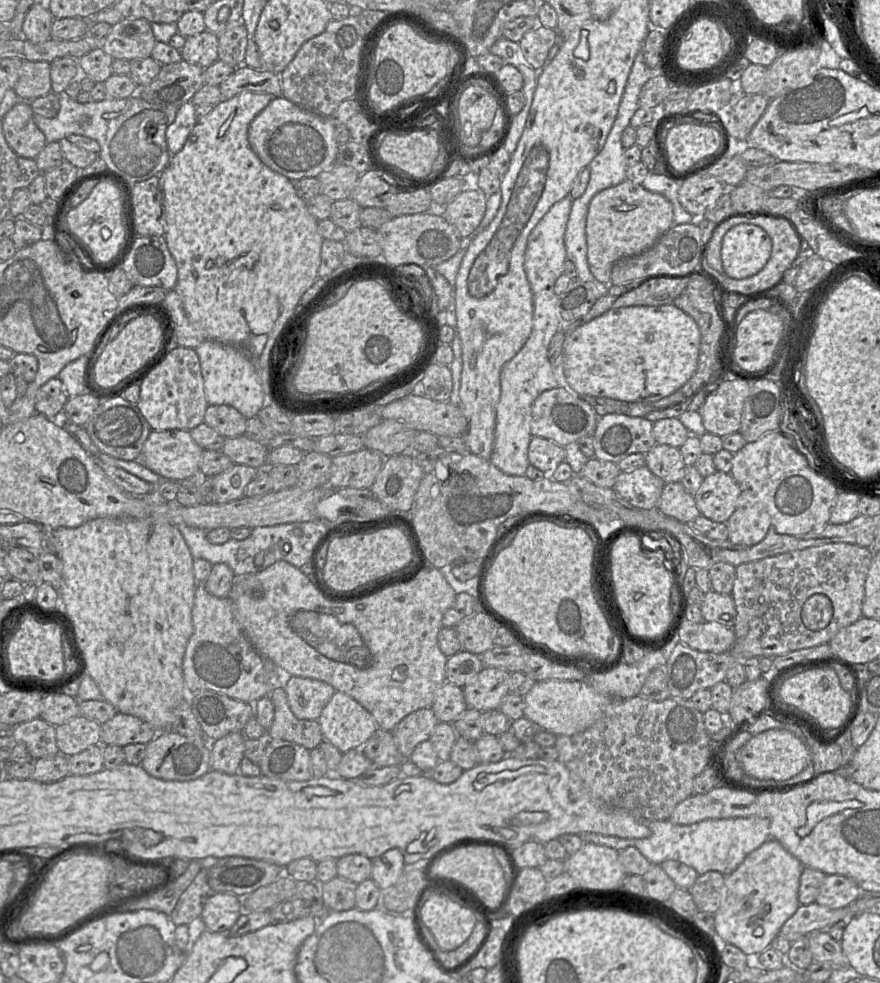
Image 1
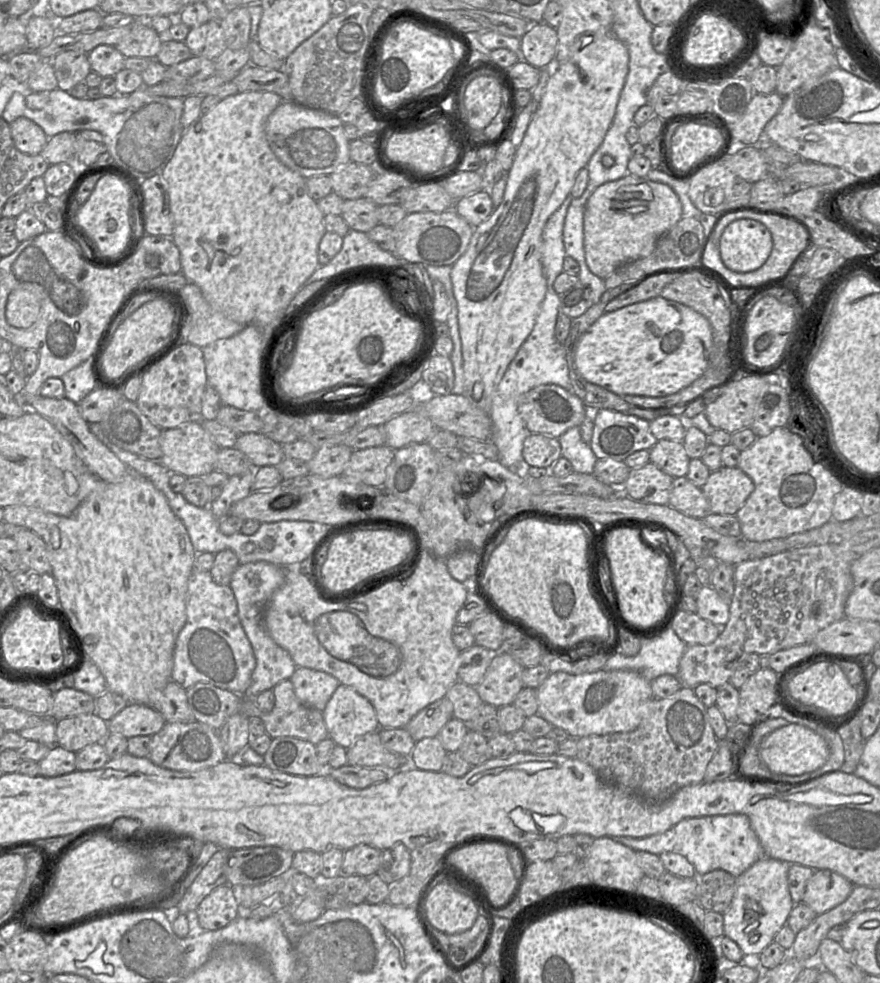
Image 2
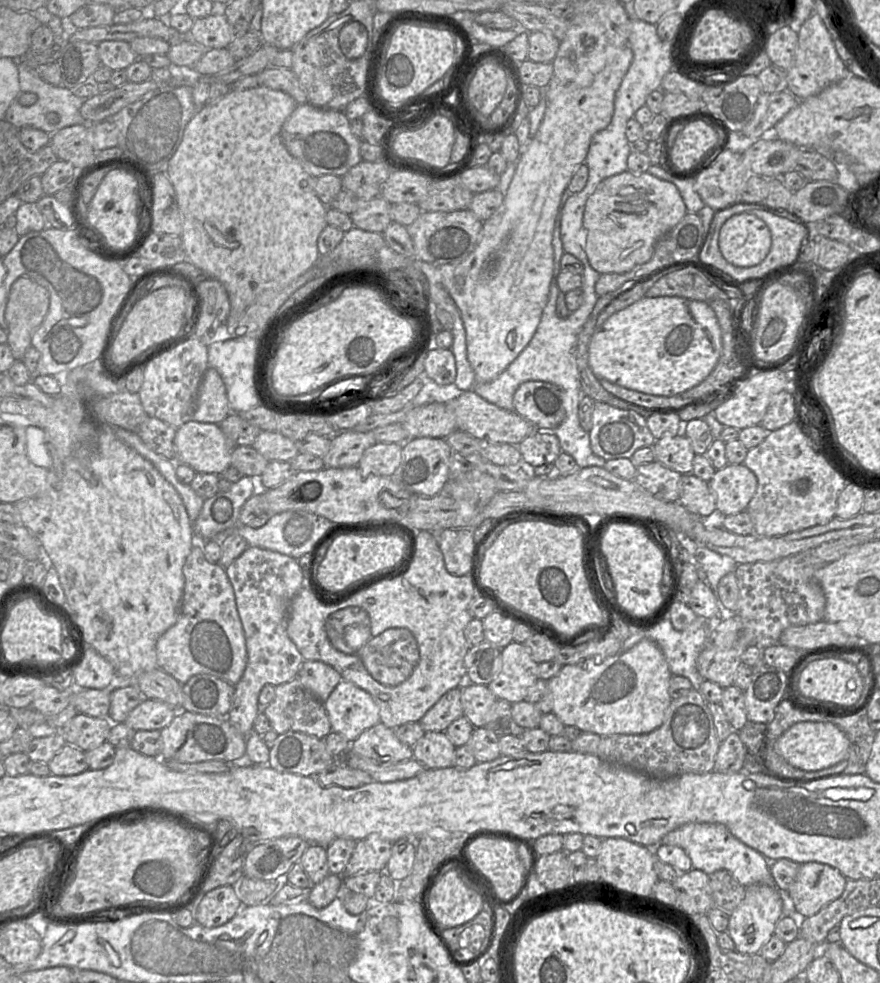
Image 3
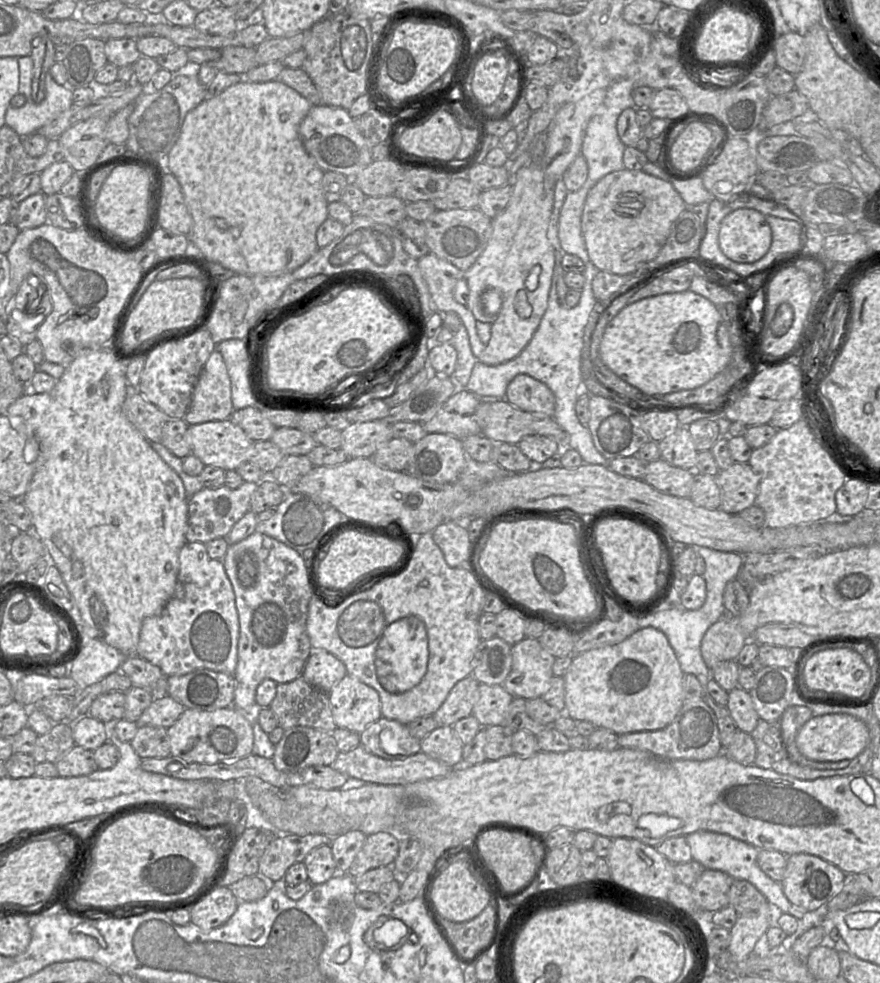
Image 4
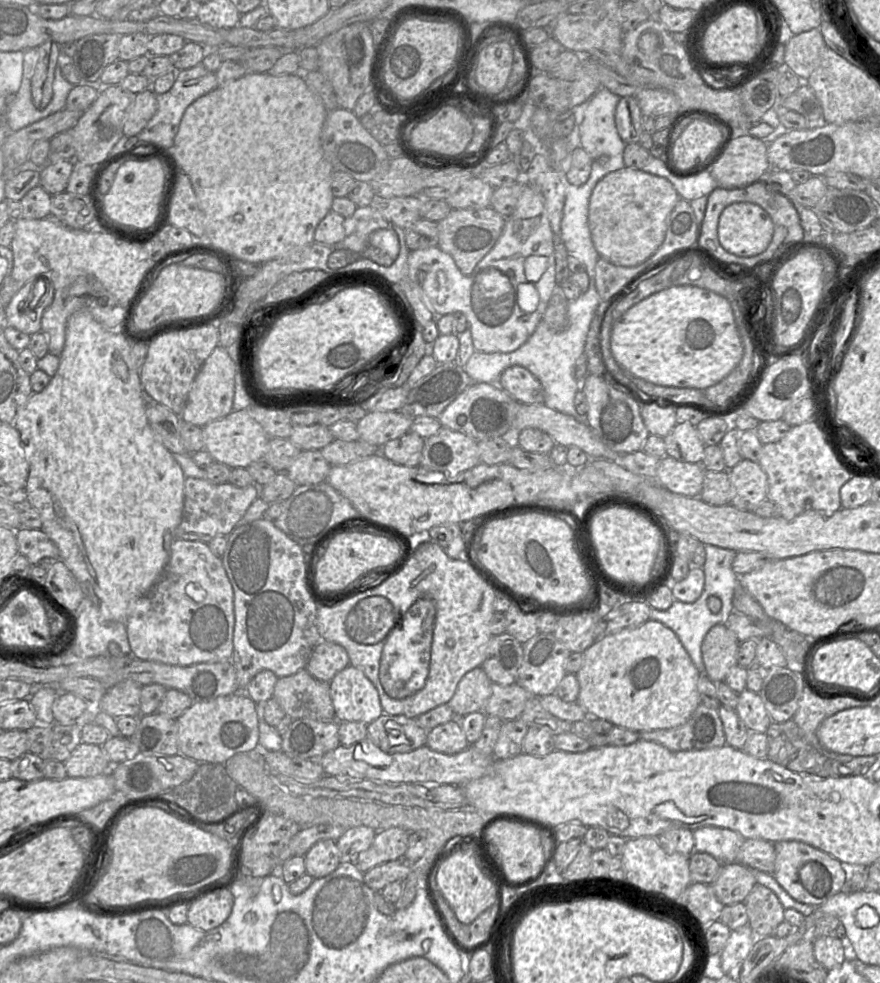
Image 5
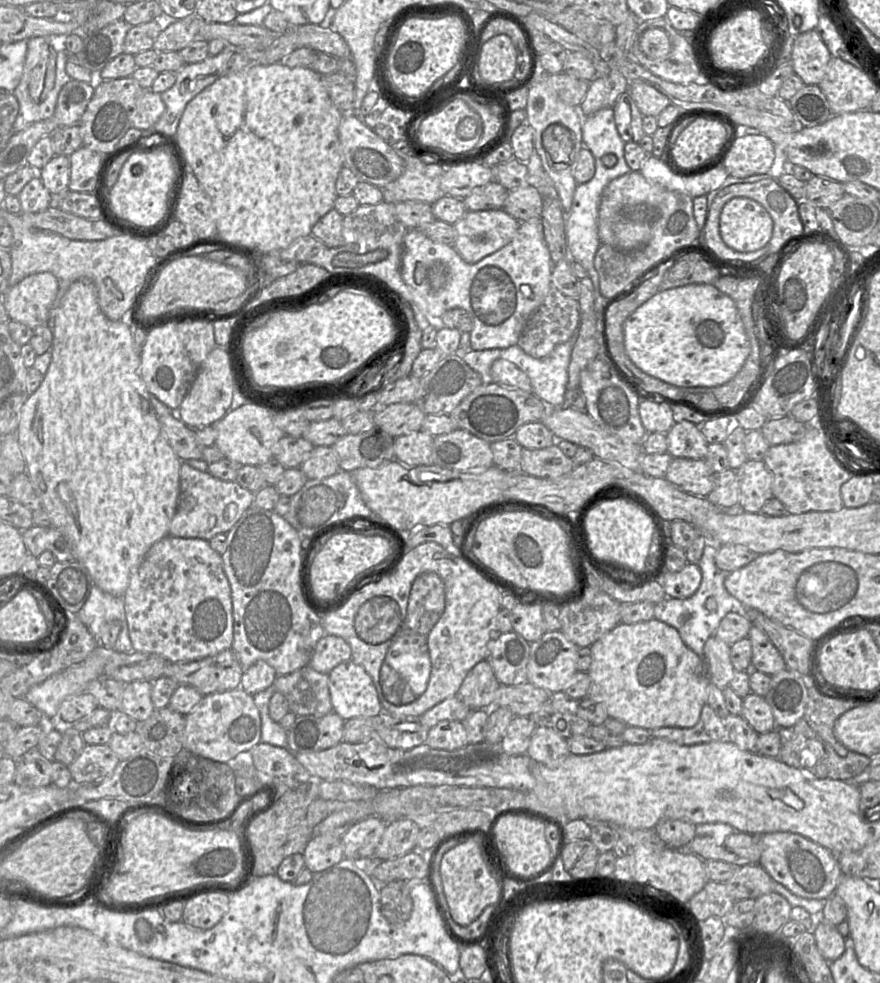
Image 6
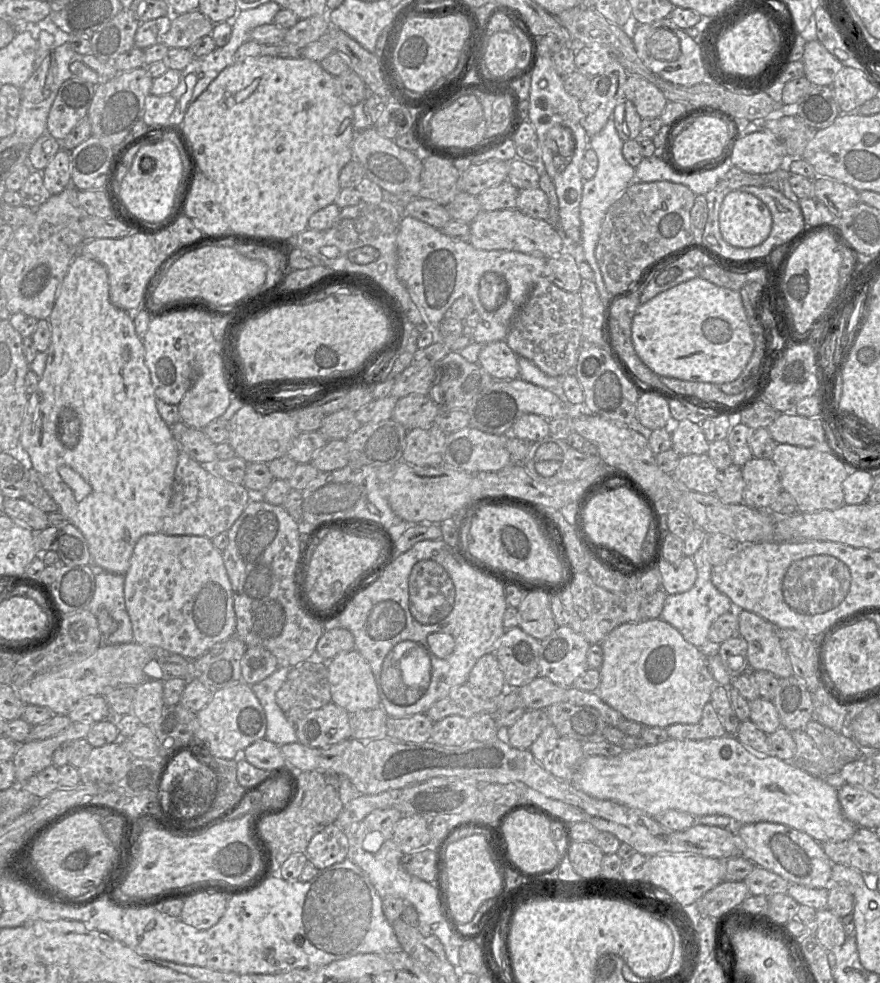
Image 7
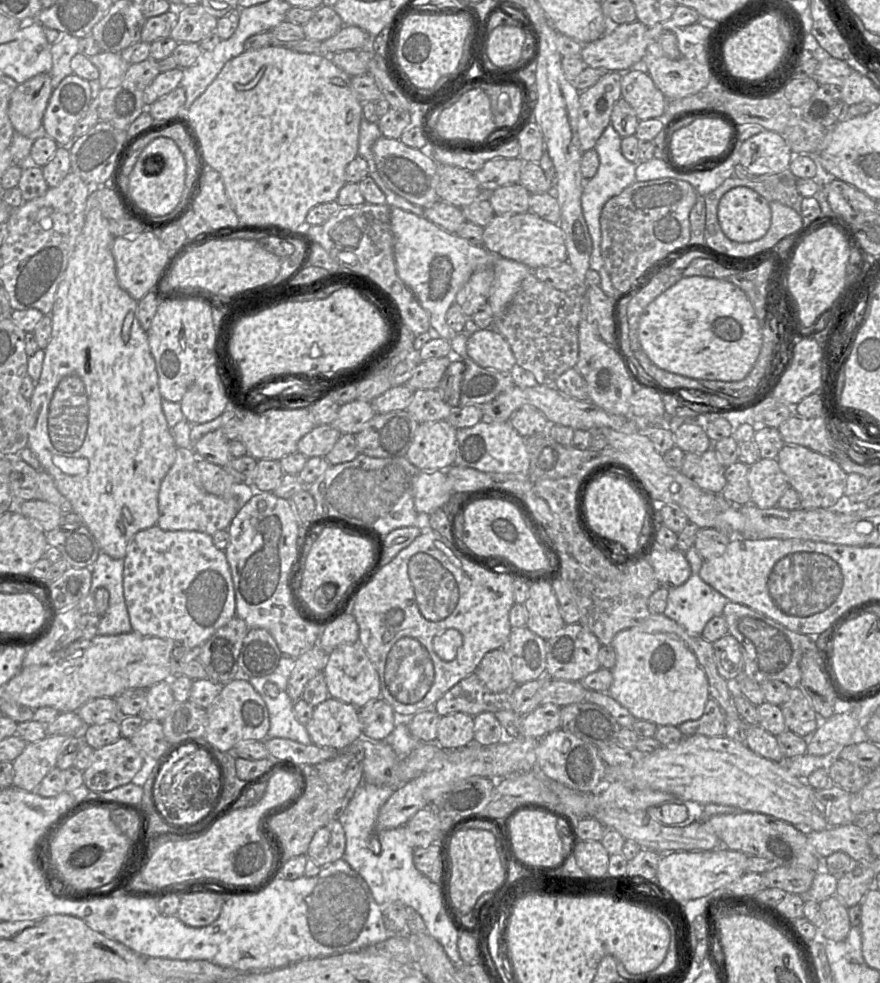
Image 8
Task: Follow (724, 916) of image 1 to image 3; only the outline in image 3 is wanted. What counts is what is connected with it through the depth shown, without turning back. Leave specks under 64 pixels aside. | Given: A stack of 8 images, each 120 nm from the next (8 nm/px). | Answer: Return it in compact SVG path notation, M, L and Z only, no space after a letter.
M763 884L747 886L744 899L729 916L727 932L736 951L742 954L757 954L774 934L776 924L783 915L785 911L781 891Z

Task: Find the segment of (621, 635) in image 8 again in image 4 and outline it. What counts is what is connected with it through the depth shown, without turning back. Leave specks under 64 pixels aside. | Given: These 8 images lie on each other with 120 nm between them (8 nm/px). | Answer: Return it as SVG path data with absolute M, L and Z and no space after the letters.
M653 627L638 629L622 642L585 651L572 660L563 676L565 714L575 721L588 721L617 735L661 730L668 726L684 702L684 673L666 635Z

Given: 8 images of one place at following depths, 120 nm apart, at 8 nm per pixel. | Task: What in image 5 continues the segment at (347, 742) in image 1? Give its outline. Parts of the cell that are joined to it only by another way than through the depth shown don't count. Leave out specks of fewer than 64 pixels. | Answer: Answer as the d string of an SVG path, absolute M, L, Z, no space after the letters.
M349 665L337 673L329 684L338 722L368 725L383 714L376 687L360 669Z

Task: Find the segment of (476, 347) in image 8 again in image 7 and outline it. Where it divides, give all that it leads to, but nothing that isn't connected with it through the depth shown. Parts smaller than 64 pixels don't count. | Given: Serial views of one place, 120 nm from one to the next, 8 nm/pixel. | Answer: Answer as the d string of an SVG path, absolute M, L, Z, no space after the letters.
M505 340L482 345L478 364L495 380L512 380L519 377L518 356Z

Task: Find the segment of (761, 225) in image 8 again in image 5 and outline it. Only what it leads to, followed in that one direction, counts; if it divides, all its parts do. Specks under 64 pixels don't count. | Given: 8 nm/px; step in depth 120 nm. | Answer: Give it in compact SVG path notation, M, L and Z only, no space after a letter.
M739 202L722 211L718 238L727 252L740 257L753 257L768 248L774 230L774 222L762 207L750 202Z

